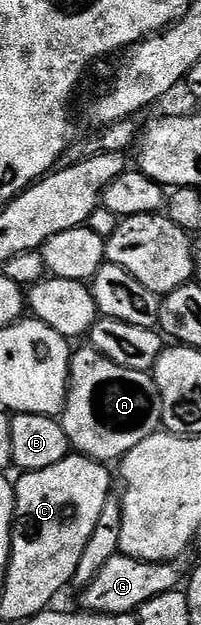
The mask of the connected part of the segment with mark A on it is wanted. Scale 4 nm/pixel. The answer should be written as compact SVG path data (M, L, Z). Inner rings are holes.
M76 347L71 354L71 379L61 423L72 449L100 462L122 461L145 438L160 431L163 407L151 372L129 370L105 358L96 348Z

